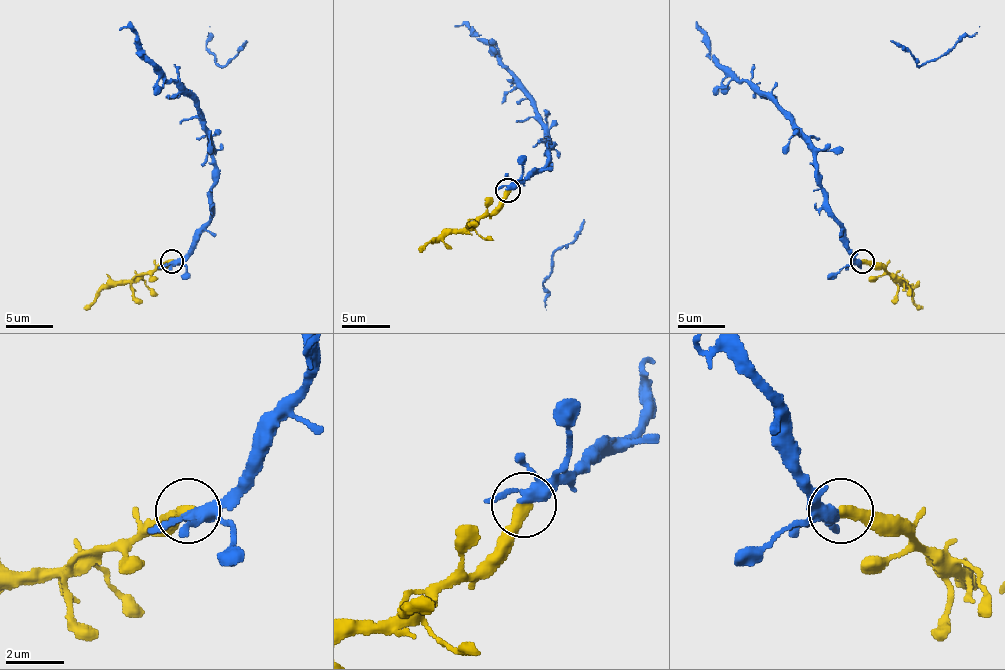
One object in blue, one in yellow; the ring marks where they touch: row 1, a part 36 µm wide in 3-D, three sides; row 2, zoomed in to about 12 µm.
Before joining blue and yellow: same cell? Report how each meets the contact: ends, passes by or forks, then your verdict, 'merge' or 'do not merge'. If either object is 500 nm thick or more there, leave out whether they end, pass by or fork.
blue forks there; yellow ends there; merge

